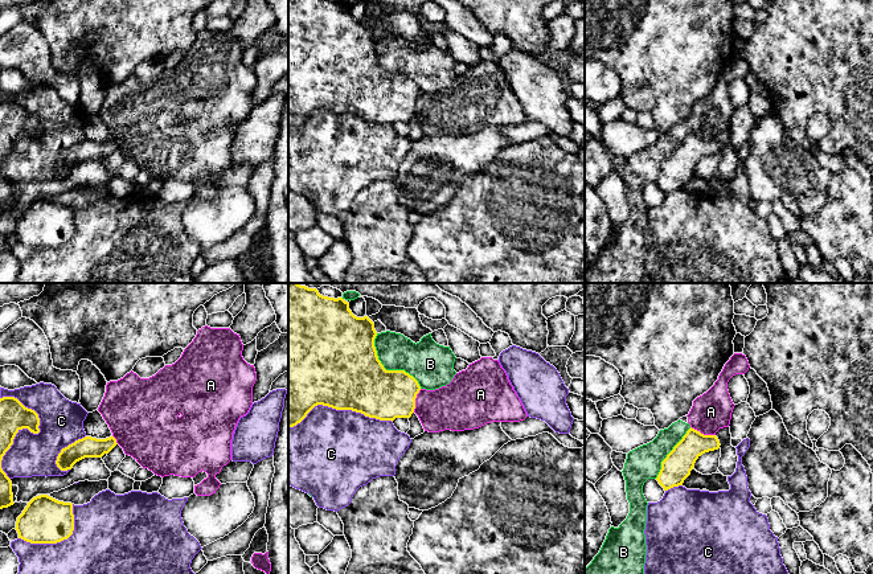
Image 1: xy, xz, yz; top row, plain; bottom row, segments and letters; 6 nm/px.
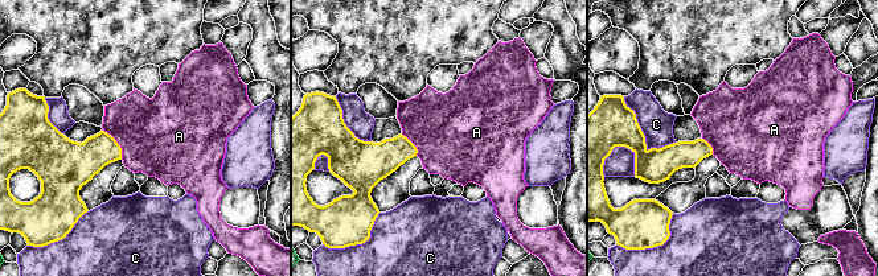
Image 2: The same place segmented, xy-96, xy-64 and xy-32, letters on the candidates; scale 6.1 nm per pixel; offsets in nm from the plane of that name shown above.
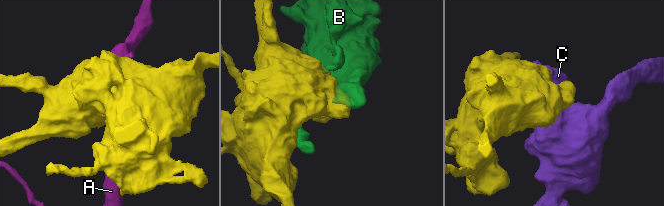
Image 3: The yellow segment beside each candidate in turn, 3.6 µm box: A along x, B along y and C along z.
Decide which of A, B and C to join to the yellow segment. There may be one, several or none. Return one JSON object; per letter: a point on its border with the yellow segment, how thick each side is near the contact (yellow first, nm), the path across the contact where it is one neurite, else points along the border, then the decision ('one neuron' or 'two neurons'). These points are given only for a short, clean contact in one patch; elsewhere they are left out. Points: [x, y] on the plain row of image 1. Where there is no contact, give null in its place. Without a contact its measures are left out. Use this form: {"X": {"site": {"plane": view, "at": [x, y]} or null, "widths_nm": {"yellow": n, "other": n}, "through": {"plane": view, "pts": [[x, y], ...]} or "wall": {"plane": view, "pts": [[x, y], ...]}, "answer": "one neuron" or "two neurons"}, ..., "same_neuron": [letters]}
{"A": {"site": {"plane": "yz", "at": [703, 138]}, "widths_nm": {"yellow": 170, "other": 240}, "wall": {"plane": "yz", "pts": [[691, 130], [704, 138], [714, 139]]}, "answer": "two neurons"}, "B": {"site": {"plane": "xz", "at": [388, 74]}, "widths_nm": {"yellow": 420, "other": 260}, "answer": "two neurons"}, "C": {"site": {"plane": "xy", "at": [31, 135]}, "widths_nm": {"yellow": 180, "other": 280}, "answer": "two neurons"}, "same_neuron": []}

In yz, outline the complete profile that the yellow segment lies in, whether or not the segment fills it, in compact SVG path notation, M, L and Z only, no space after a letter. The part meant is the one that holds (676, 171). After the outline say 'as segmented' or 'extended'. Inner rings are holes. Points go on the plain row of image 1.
M690 131L661 165L661 173L656 184L664 194L683 189L684 184L690 179L696 164L705 156L718 153L720 149L716 139L704 139Z | as segmented

